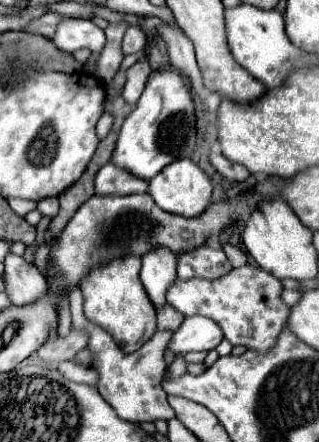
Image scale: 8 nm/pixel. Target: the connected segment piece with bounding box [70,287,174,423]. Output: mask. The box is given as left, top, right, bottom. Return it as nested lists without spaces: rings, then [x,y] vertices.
[[[78,287],[70,291],[70,313],[72,327],[88,333],[86,349],[90,349],[94,357],[94,369],[98,371],[98,393],[116,409],[118,417],[132,423],[154,423],[158,419],[170,421],[174,417],[174,409],[170,407],[168,395],[162,389],[162,375],[166,373],[162,345],[166,345],[166,337],[170,337],[170,331],[156,331],[154,337],[146,345],[142,345],[142,349],[126,355],[122,353],[122,349],[118,349],[118,345],[114,345],[114,339],[104,329],[98,329],[96,325],[90,325],[90,321],[86,321],[82,313],[82,293]]]

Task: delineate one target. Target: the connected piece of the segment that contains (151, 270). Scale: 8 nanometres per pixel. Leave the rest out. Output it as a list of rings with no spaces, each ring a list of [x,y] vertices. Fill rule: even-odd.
[[[154,249],[154,253],[146,253],[146,257],[142,257],[140,281],[154,309],[162,309],[162,305],[166,305],[166,291],[176,281],[176,255],[168,249]]]

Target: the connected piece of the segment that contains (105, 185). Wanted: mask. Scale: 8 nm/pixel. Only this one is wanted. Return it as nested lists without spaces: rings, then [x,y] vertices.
[[[104,165],[94,179],[96,195],[132,195],[144,193],[148,187],[146,181],[138,181],[138,177],[130,177],[130,173],[122,173],[116,165]]]

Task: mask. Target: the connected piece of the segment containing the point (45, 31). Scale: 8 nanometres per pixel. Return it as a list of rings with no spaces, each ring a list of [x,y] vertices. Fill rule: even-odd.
[[[48,13],[44,17],[40,17],[38,21],[32,21],[26,31],[32,31],[32,33],[38,33],[38,35],[44,35],[44,37],[52,37],[58,23],[66,19],[66,15],[60,15],[60,13]]]

